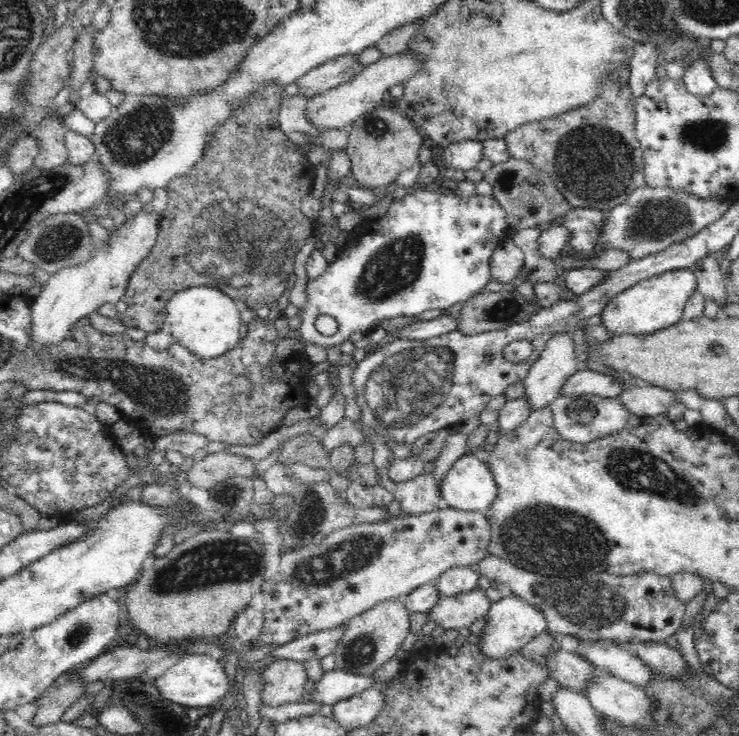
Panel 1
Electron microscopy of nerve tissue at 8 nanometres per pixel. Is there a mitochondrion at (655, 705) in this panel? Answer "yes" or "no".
no

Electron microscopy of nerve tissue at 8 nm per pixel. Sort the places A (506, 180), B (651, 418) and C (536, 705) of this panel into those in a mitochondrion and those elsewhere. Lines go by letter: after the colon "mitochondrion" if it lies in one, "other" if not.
A: mitochondrion
B: other
C: other

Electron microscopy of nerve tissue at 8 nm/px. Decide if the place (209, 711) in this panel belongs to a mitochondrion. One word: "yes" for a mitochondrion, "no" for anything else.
no

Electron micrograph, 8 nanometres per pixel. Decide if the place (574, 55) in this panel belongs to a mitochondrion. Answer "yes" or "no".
no

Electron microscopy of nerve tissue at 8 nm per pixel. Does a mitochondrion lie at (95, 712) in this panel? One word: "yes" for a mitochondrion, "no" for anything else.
no

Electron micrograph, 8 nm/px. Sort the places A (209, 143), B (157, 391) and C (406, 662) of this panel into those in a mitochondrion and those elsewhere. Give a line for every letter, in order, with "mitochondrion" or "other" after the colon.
A: other
B: mitochondrion
C: other

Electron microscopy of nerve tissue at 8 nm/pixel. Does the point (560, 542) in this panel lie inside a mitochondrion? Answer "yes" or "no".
yes

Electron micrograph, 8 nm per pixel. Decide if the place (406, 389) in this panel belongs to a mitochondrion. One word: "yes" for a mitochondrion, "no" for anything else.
yes

